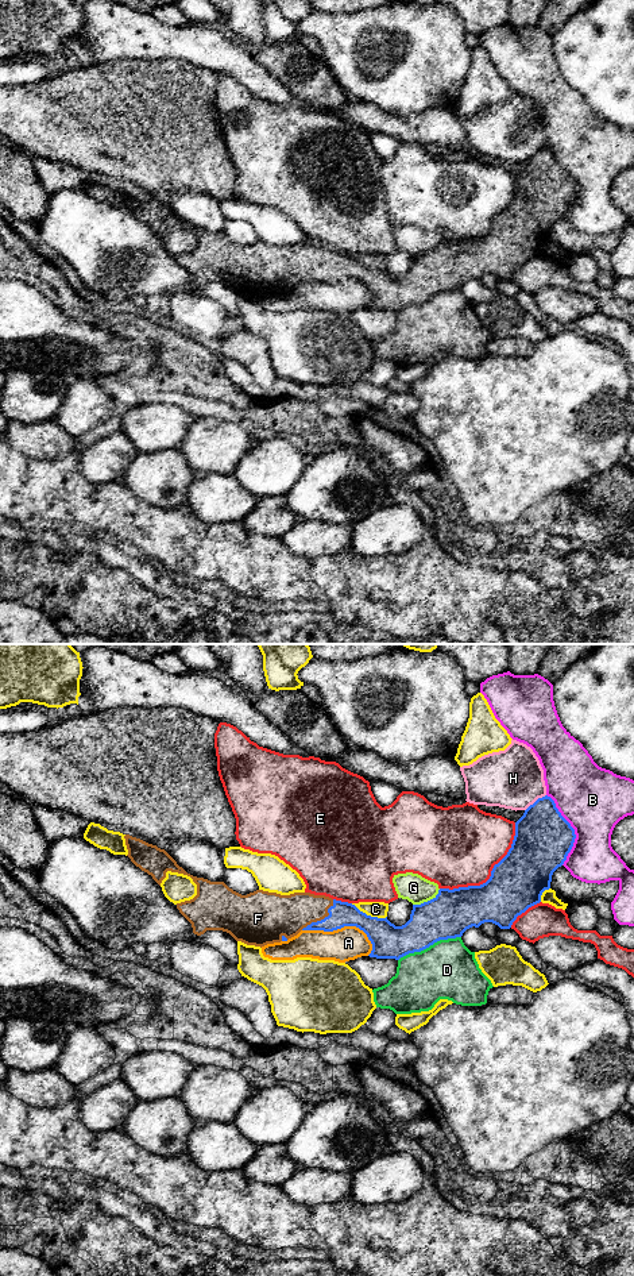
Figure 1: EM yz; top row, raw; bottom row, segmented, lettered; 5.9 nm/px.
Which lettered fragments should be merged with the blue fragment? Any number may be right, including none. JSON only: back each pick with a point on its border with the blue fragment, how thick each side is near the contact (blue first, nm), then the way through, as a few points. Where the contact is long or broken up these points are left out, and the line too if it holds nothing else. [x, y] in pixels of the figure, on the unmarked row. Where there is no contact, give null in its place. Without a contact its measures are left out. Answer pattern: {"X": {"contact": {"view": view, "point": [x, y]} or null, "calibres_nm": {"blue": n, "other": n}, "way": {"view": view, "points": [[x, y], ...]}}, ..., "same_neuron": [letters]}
{"F": {"contact": {"view": "yz", "point": [321, 272]}, "calibres_nm": {"blue": 150, "other": 240}}, "same_neuron": ["F"]}

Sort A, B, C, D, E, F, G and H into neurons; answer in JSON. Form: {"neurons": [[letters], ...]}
{"neurons": [["A"], ["B"], ["C"], ["D"], ["E"], ["F"], ["G"], ["H"]]}

